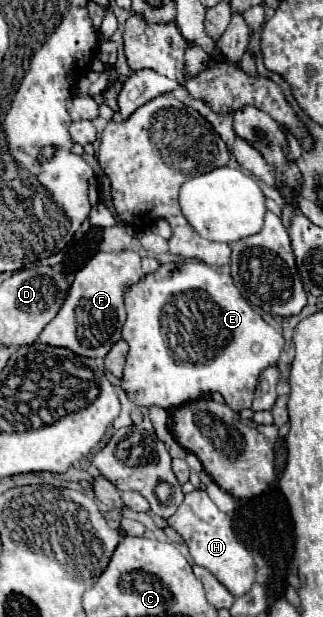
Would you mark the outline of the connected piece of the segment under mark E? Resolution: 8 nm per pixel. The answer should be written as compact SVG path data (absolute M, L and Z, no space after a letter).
M184 258L192 259L185 260L185 262L175 262L175 264L161 264L155 272L147 274L143 280L139 280L135 286L131 286L125 294L125 308L127 308L127 322L123 328L123 340L129 344L129 354L127 354L127 364L125 364L125 372L121 378L121 388L127 392L129 400L135 402L137 406L163 406L165 410L169 408L177 408L181 404L185 404L185 400L195 400L199 398L203 392L219 392L225 398L225 404L239 412L243 408L251 408L253 402L253 394L255 394L255 386L259 382L259 376L263 374L265 368L269 366L277 366L279 364L279 356L283 350L283 336L279 330L275 330L273 326L269 326L249 304L247 300L241 296L241 292L237 290L237 286L233 284L233 278L229 274L221 274L215 268L211 268L209 264L197 260L197 258Z

